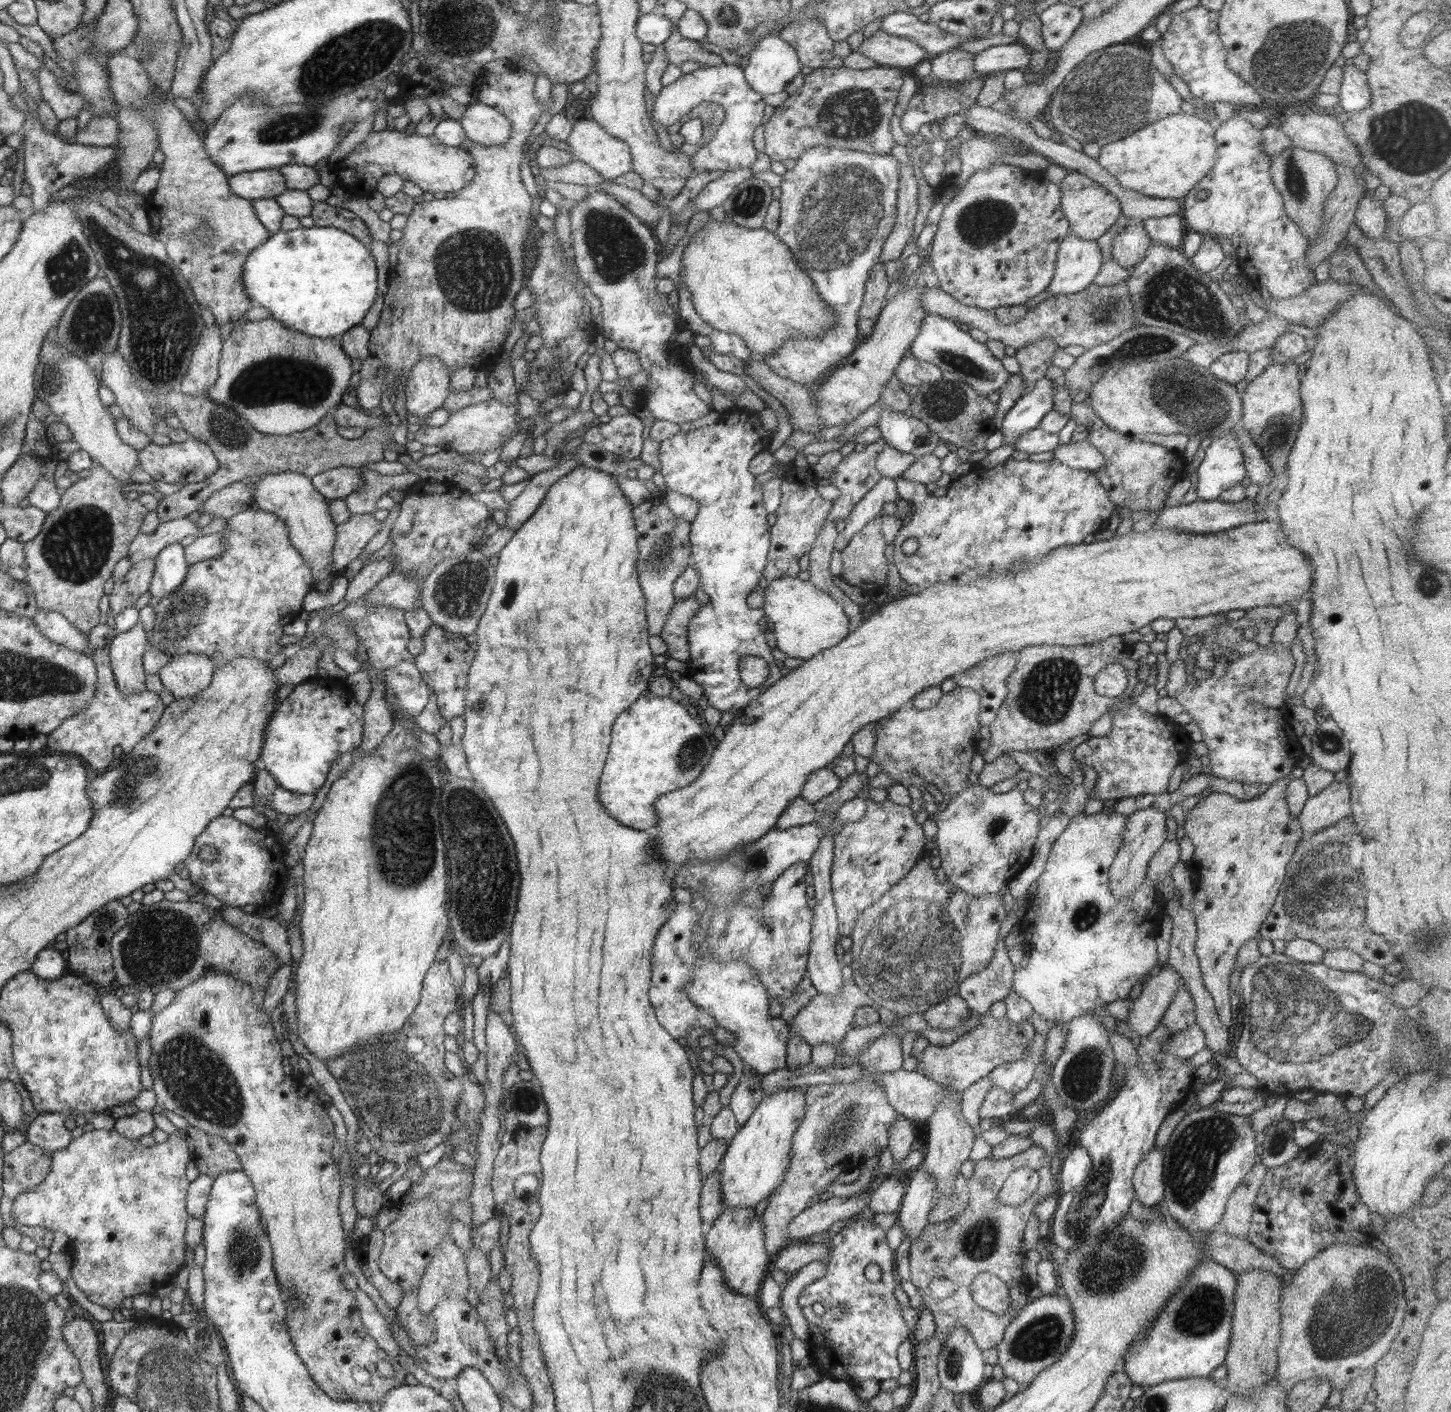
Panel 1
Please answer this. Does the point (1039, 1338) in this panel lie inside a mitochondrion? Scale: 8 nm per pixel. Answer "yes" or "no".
yes

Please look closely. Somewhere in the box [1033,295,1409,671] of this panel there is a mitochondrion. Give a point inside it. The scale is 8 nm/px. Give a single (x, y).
(1192, 399)

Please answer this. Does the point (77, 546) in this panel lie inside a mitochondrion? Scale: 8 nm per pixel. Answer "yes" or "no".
yes

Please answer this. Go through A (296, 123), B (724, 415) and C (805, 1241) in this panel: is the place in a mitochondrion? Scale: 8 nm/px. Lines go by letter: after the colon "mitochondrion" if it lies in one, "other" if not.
A: mitochondrion
B: other
C: other

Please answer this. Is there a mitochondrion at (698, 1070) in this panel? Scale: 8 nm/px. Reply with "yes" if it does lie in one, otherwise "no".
no

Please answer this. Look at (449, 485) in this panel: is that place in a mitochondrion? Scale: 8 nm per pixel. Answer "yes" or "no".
no

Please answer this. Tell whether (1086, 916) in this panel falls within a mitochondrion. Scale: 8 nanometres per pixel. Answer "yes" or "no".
yes

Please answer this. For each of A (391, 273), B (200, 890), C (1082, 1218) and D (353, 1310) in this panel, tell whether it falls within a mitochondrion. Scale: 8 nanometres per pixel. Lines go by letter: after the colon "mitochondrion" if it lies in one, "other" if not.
A: other
B: other
C: mitochondrion
D: other

